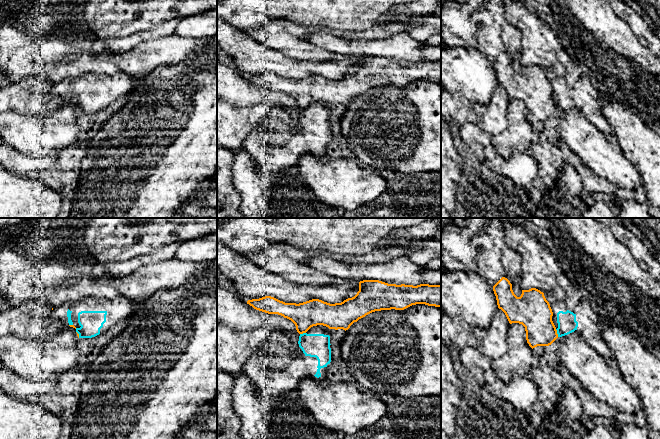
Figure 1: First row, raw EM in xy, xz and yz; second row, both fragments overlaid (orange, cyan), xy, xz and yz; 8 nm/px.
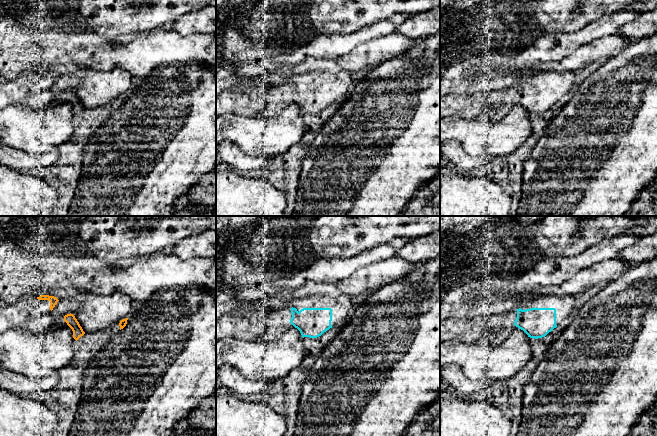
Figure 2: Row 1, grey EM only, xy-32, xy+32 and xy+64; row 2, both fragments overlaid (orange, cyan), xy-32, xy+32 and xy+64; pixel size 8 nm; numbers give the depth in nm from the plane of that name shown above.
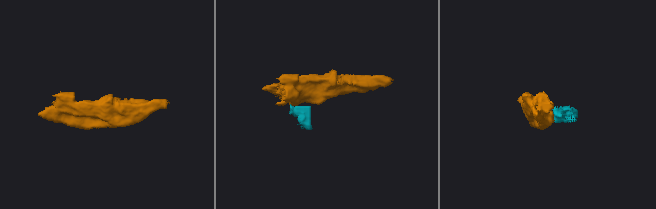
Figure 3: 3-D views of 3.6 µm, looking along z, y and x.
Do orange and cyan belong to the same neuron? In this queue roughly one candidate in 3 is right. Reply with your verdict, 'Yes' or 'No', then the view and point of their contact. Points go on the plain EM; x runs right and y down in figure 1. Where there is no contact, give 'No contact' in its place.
No. Touches orange at yz (556, 109)

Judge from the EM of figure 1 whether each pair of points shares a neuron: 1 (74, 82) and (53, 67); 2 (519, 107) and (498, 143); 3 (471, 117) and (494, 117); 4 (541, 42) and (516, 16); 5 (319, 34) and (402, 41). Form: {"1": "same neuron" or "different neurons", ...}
{"1": "different neurons", "2": "same neuron", "3": "different neurons", "4": "same neuron", "5": "same neuron"}

